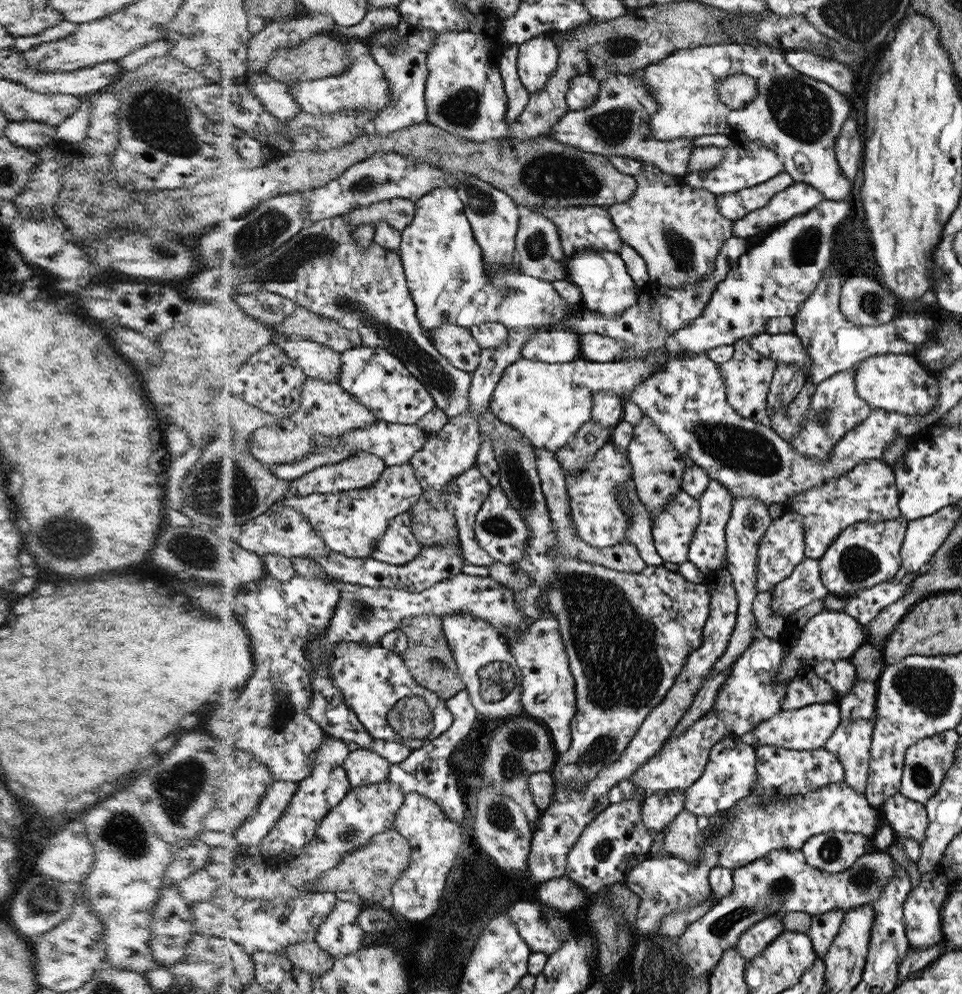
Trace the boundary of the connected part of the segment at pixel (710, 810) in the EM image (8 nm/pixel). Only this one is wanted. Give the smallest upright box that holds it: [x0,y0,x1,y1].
[684,736,757,817]

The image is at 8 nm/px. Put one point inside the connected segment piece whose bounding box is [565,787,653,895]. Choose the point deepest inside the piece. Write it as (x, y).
(616, 841)

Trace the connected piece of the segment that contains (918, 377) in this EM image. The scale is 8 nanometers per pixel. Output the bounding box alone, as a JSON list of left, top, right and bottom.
[855,354,938,415]

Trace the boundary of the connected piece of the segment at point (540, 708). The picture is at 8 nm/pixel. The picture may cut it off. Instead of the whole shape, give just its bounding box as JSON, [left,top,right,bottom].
[508,614,577,752]

